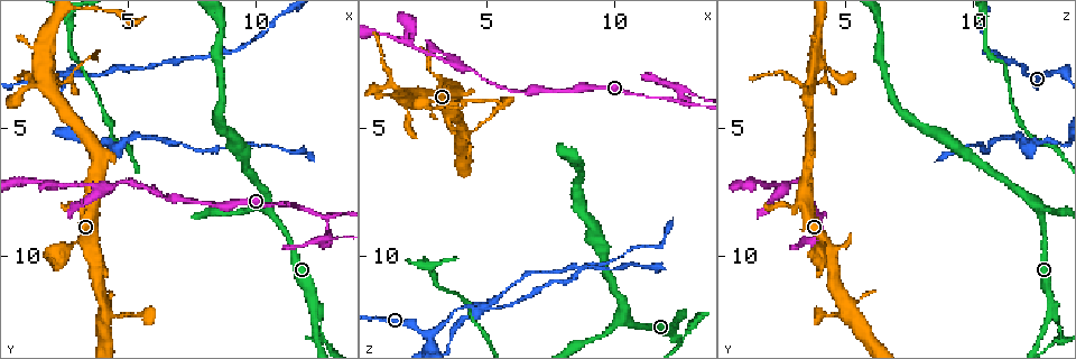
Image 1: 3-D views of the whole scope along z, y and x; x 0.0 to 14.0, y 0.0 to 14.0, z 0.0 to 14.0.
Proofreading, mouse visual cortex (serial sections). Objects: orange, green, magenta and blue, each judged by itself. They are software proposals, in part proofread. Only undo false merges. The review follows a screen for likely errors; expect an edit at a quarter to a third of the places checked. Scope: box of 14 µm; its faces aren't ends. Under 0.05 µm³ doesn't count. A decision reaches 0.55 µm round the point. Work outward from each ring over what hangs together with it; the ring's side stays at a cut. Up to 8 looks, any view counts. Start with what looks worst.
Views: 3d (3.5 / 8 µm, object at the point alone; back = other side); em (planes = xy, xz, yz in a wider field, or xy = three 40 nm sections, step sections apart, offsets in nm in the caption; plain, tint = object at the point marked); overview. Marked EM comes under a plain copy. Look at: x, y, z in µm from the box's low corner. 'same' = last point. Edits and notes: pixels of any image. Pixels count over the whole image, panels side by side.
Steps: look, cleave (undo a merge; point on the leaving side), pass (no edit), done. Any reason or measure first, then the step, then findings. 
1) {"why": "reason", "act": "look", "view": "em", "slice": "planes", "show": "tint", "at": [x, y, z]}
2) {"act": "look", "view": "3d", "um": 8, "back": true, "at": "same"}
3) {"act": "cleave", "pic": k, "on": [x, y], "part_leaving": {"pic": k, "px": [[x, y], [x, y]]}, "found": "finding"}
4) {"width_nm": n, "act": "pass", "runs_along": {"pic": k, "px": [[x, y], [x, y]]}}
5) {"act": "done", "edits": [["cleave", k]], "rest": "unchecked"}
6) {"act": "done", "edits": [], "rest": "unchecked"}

{"why": "calibre changes", "act": "look", "view": "3d", "um": 3.5, "back": true, "at": [2.5, 3.1, 4.1]}

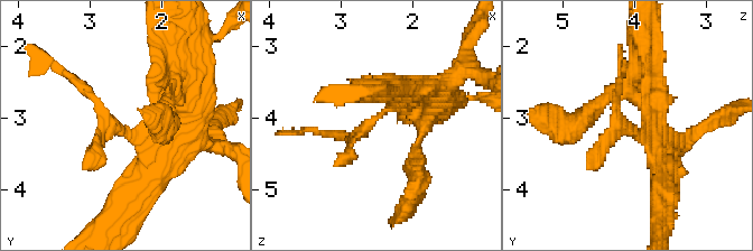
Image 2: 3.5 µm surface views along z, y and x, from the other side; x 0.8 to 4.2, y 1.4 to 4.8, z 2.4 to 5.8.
{"why": "now the EM", "act": "look", "view": "em", "slice": "xy", "step": 1, "show": "tint", "at": [2.50, 3.20, 4.00]}

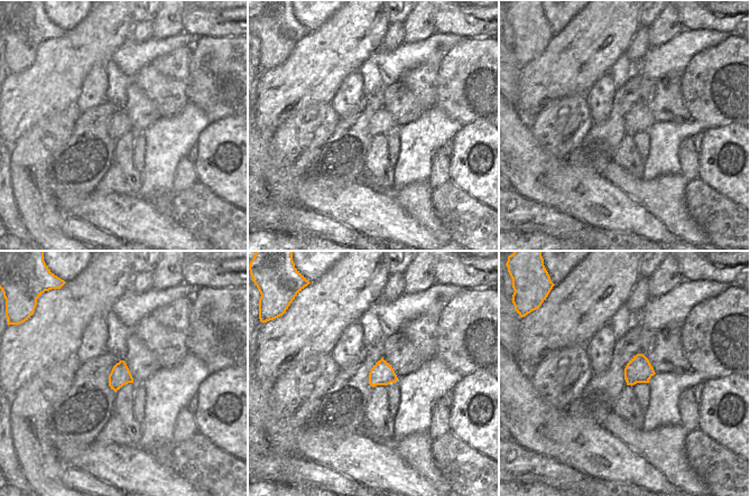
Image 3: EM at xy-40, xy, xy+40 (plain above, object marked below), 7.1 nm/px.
{"act": "pass", "runs_along": {"pic": 2, "px": [[151, 179], [151, 149], [75, 80]]}, "found": "continuous, no second cell"}

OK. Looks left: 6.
{"why": "branch point", "act": "look", "view": "3d", "um": 8, "at": [12.2, 12.2, 13.1]}

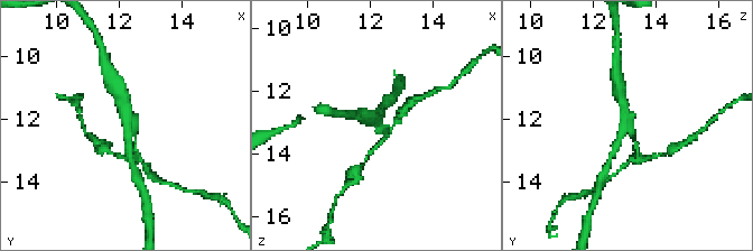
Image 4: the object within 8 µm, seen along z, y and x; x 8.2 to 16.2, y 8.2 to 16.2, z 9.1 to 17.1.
{"act": "look", "view": "em", "slice": "xy", "step": 2, "show": "tint", "at": [12.3, 12.2, 13.2]}

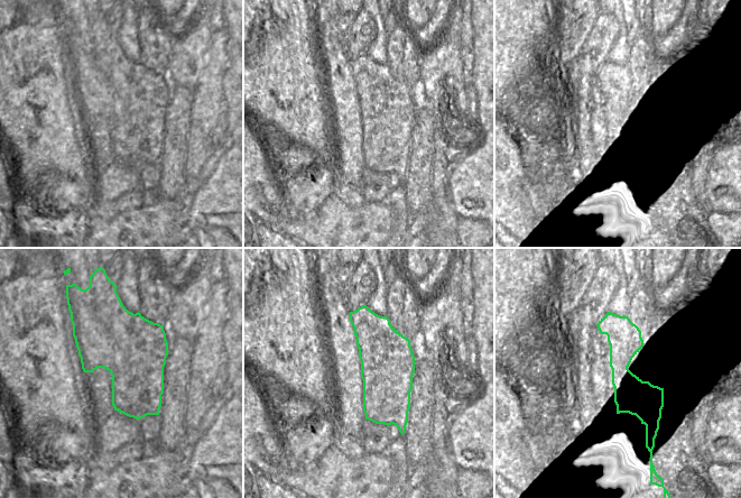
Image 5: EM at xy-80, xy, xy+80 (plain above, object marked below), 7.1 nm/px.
{"act": "cleave", "pic": 4, "on": [635, 156], "found": "a second cell is stuck on"}

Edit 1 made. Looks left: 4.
{"act": "look", "view": "overview"}

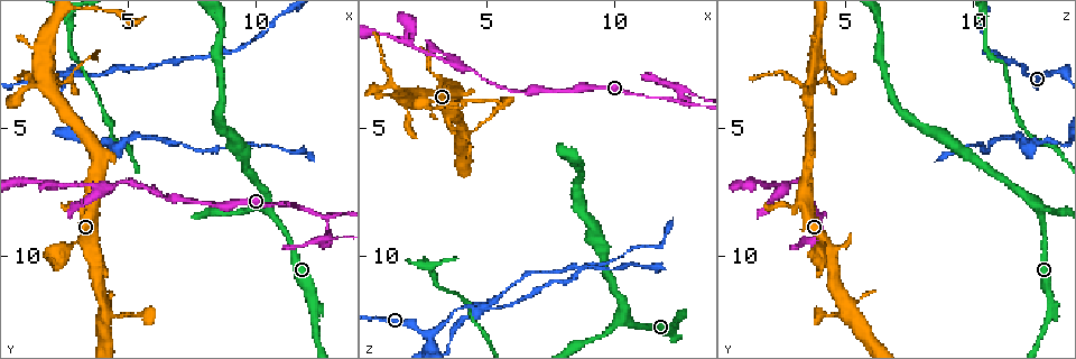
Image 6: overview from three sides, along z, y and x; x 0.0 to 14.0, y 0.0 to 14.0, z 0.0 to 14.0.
{"why": "branch point", "act": "look", "view": "3d", "um": 3.5, "at": [2.7, 2.9, 13.0]}

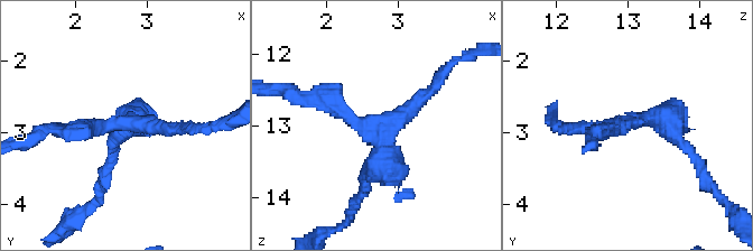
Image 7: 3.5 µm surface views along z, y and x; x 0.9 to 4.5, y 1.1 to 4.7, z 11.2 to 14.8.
{"act": "look", "view": "em", "slice": "xy", "step": 5, "show": "tint", "at": [2.70, 2.90, 13.05]}

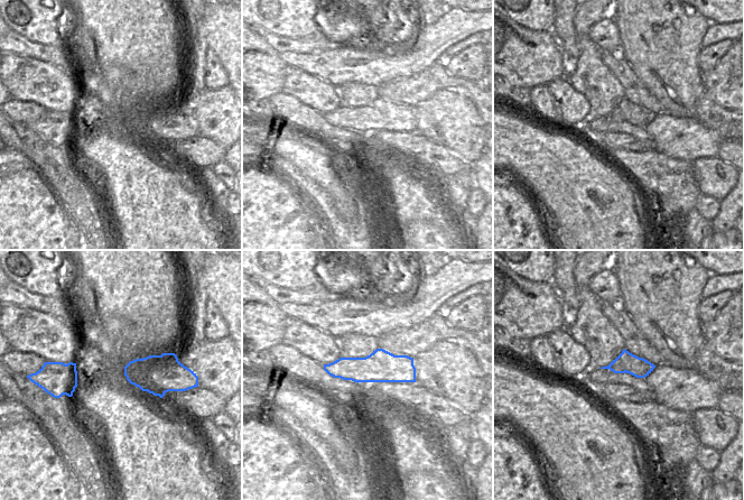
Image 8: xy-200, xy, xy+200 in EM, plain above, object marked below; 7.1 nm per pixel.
{"act": "cleave", "pic": 7, "on": [392, 177], "found": "two cells meet here"}

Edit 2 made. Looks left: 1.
{"act": "done", "edits": [["cleave", 4], ["cleave", 7]], "rest": "unchecked"}

